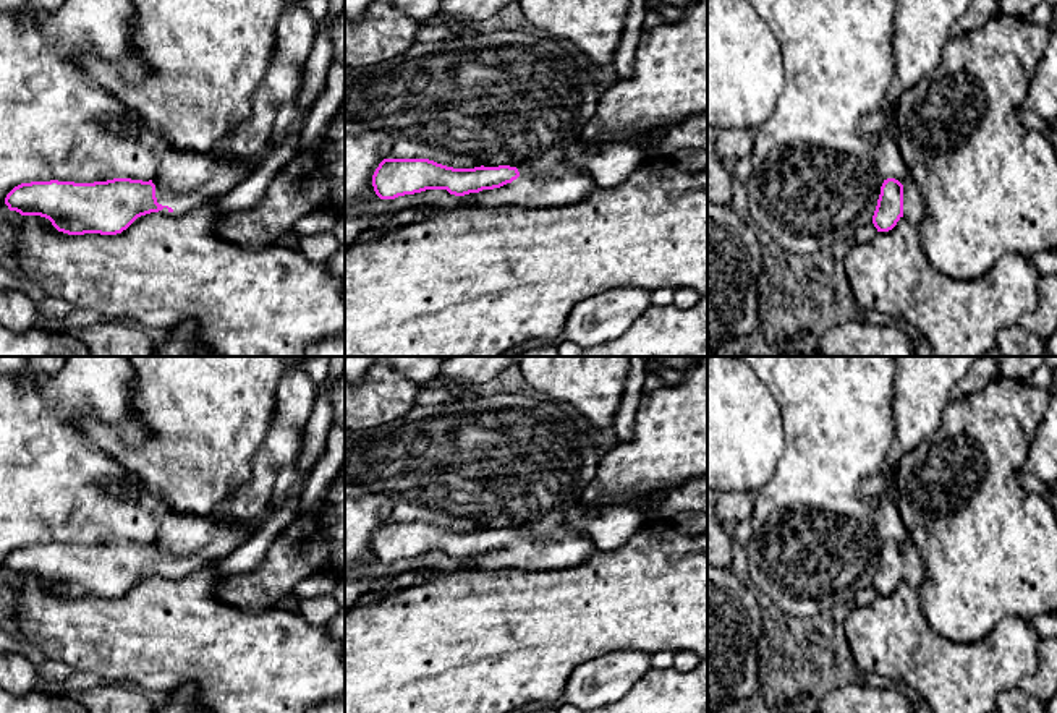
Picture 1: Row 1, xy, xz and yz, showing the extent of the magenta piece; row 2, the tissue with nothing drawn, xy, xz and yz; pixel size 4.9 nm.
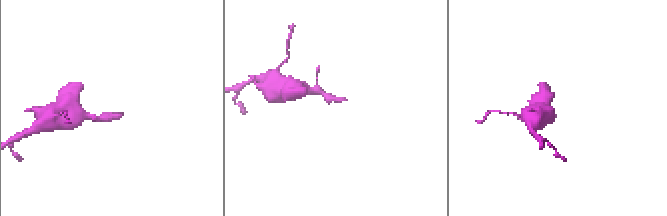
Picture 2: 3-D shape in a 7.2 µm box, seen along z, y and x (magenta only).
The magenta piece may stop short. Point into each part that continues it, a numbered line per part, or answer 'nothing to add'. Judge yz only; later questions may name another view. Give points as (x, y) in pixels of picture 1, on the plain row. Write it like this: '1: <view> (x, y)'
1: yz (913, 569)

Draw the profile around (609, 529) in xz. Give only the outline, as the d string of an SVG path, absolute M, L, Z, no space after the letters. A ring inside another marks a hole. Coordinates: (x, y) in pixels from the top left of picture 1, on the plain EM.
M633 501L613 502L604 509L576 507L563 525L586 535L601 551L622 548L646 522L647 514Z

